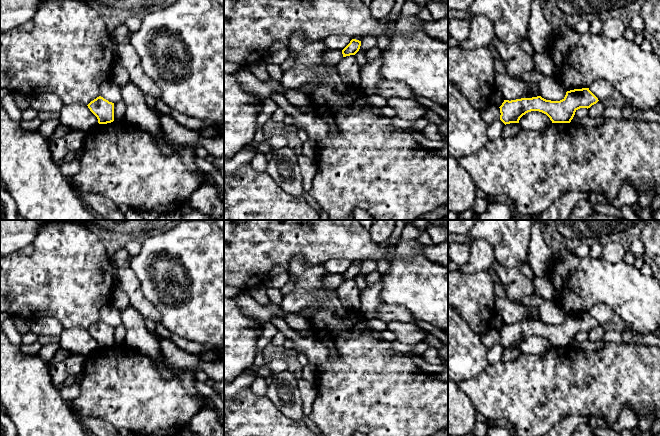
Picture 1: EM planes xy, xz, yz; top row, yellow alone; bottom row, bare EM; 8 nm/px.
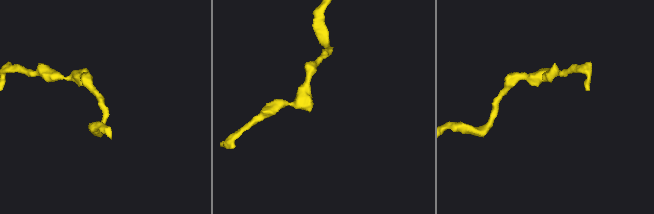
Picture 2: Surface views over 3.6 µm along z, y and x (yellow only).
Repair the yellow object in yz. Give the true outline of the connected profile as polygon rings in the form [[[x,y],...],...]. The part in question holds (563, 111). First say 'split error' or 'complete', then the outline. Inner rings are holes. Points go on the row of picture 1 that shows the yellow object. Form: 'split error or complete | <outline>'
complete | [[[589,88],[567,91],[565,97],[560,101],[546,100],[541,96],[504,100],[499,107],[500,120],[505,125],[519,123],[520,118],[526,113],[539,111],[546,114],[552,123],[570,123],[578,109],[588,109],[598,101]]]

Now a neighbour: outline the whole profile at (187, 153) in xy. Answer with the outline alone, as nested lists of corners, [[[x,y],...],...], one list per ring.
[[[183,144],[178,146],[175,152],[179,155],[186,169],[191,172],[200,170],[197,167],[195,147],[188,144]]]

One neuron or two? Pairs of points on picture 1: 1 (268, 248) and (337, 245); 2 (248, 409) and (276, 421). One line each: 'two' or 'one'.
1: one
2: one

